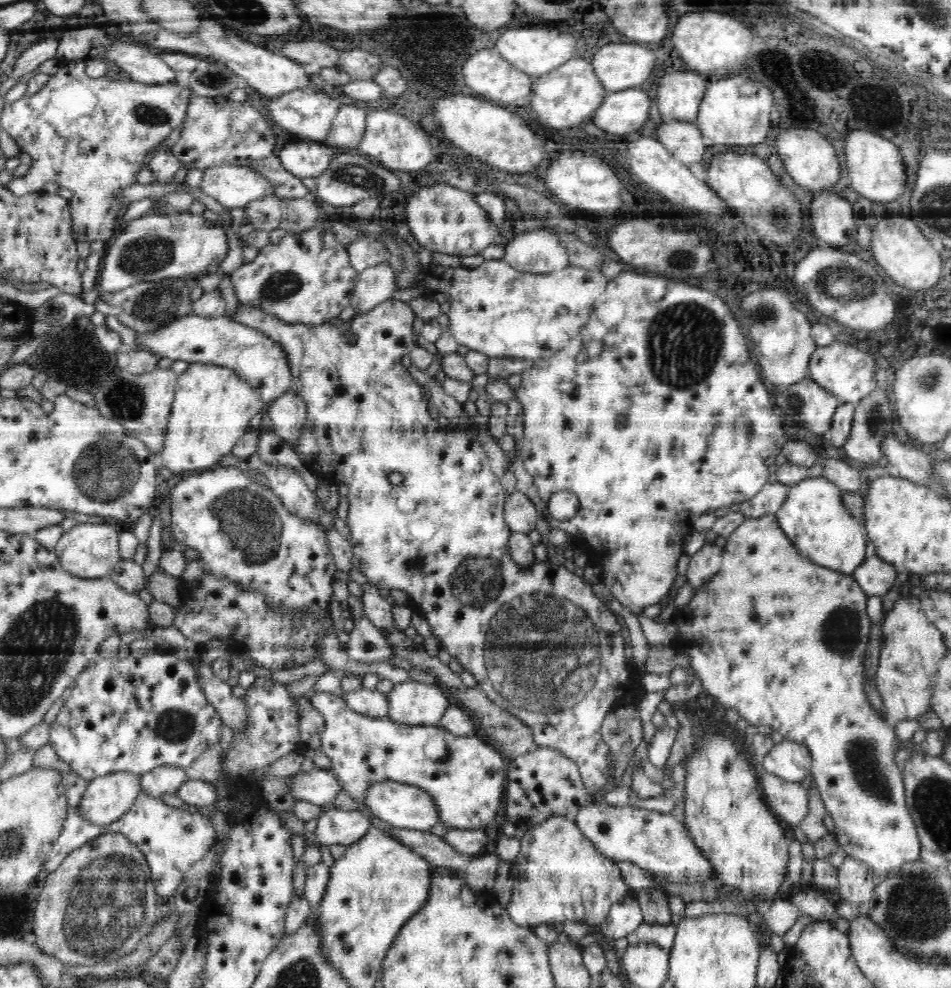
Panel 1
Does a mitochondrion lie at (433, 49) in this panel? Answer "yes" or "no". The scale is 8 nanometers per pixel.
yes

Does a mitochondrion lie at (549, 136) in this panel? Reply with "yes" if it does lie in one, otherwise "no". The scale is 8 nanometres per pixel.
no

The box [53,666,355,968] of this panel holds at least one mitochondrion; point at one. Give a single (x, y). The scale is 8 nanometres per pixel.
(104, 906)

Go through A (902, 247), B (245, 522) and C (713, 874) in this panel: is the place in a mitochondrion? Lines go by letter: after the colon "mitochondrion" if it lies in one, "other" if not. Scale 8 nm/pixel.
A: other
B: mitochondrion
C: other

